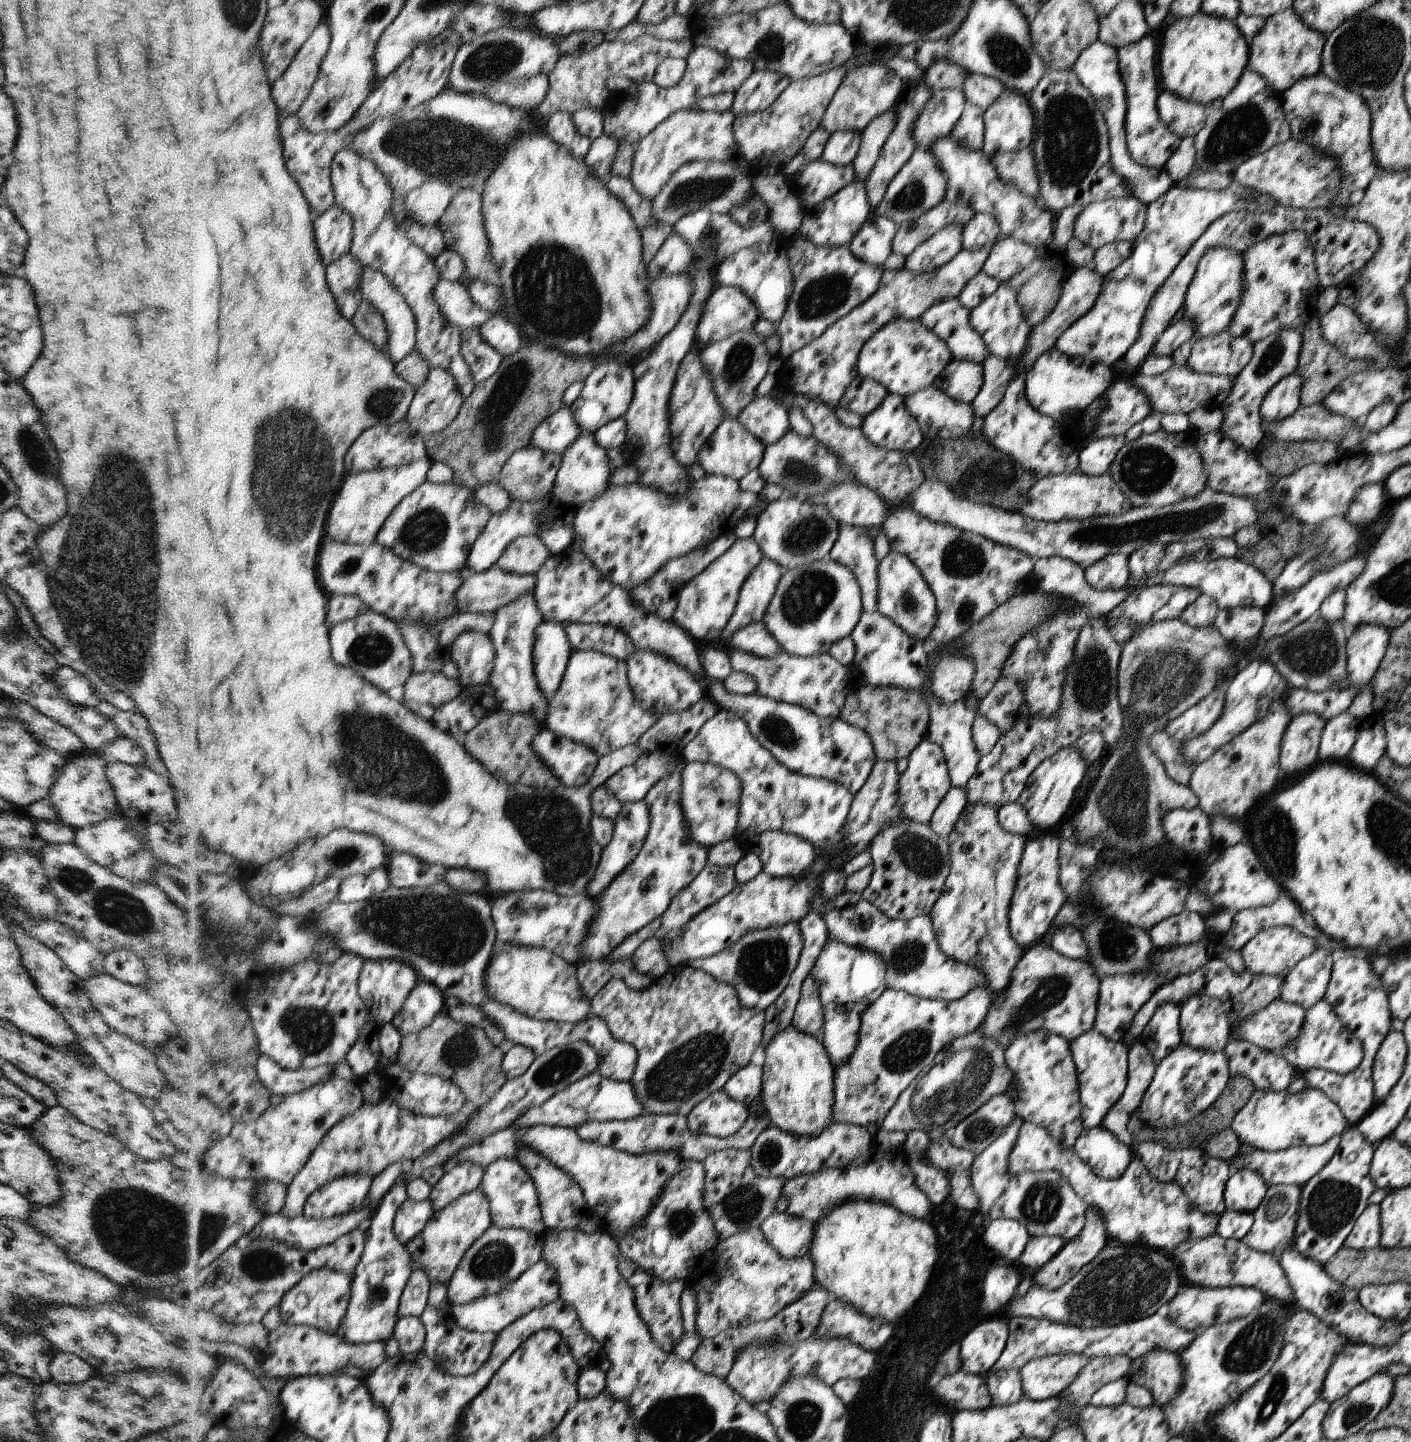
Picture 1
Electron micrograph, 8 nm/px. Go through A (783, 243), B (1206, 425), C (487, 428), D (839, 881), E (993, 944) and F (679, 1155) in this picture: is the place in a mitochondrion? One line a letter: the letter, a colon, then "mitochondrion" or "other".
A: other
B: other
C: mitochondrion
D: other
E: other
F: other

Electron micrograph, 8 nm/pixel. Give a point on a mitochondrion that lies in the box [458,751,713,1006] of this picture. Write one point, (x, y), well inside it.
(554, 824)

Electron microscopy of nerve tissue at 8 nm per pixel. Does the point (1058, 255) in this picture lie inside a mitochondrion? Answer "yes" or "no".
no

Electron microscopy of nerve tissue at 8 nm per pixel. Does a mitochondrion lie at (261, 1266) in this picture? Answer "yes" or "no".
yes

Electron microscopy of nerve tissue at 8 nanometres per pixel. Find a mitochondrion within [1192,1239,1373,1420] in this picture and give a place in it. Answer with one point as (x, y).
(1252, 1347)

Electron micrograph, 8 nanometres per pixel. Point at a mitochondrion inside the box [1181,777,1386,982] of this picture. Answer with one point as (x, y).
(1288, 873)

